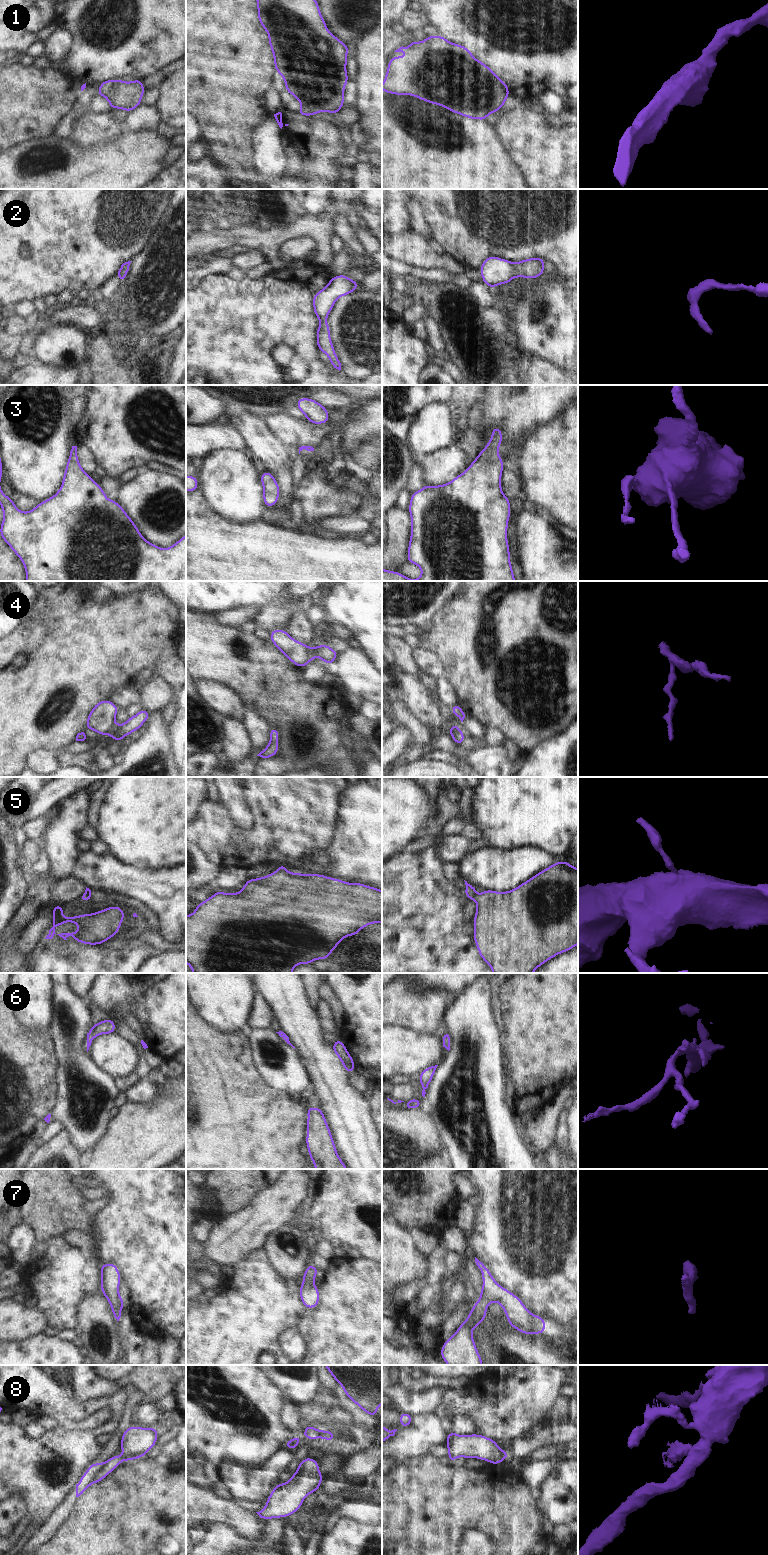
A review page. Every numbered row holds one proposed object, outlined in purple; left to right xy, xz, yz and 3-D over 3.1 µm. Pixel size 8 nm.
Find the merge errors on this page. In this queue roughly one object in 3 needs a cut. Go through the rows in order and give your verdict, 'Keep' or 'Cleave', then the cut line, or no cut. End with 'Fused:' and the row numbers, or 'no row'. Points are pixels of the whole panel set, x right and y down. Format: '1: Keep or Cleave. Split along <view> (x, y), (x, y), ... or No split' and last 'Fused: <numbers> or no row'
1: Keep. No split
2: Keep. No split
3: Keep. No split
4: Cleave. Split along xy (116, 725), (110, 734)
5: Keep. No split
6: Keep. No split
7: Keep. No split
8: Cleave. Split along xz (318, 1430), (318, 1434), (315, 1437)
Fused: 4, 8

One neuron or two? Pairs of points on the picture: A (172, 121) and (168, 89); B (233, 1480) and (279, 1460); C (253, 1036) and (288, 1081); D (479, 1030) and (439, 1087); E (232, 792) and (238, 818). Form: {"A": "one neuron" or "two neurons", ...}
{"A": "one neuron", "B": "one neuron", "C": "one neuron", "D": "one neuron", "E": "one neuron"}

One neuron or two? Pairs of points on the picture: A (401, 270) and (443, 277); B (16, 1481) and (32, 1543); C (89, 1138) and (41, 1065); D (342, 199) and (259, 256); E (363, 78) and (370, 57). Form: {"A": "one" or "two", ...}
{"A": "one", "B": "two", "C": "two", "D": "two", "E": "one"}

